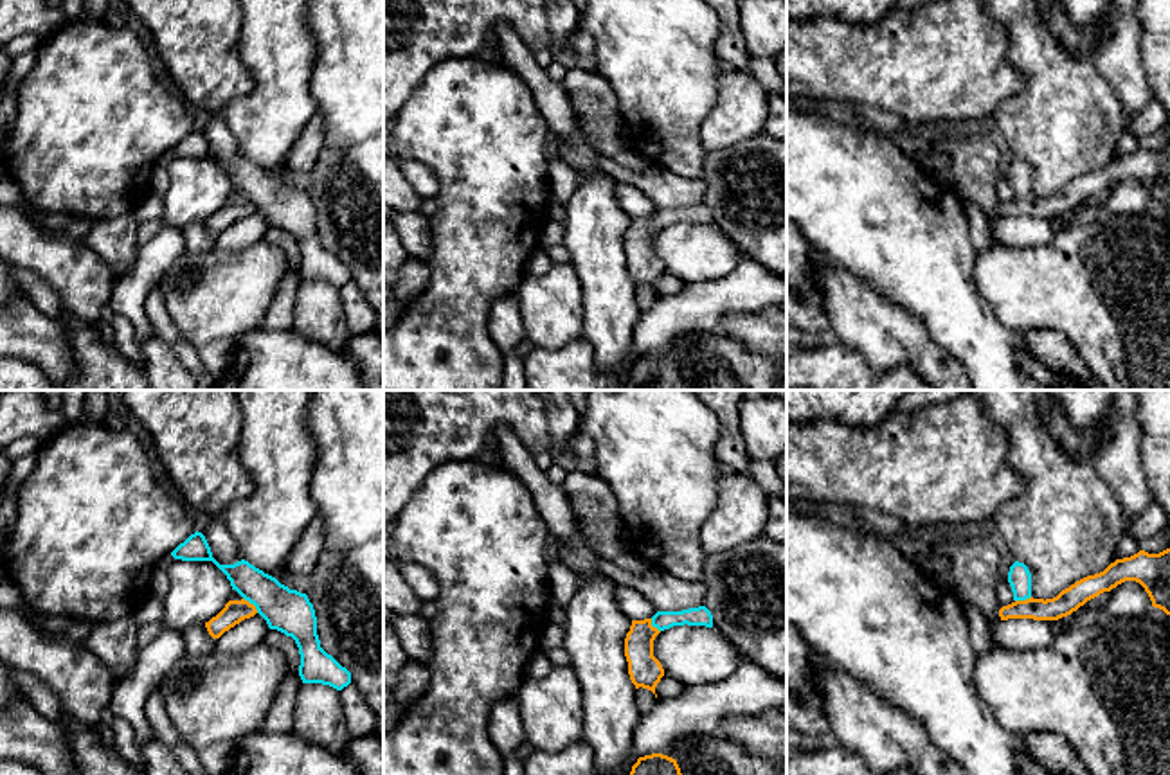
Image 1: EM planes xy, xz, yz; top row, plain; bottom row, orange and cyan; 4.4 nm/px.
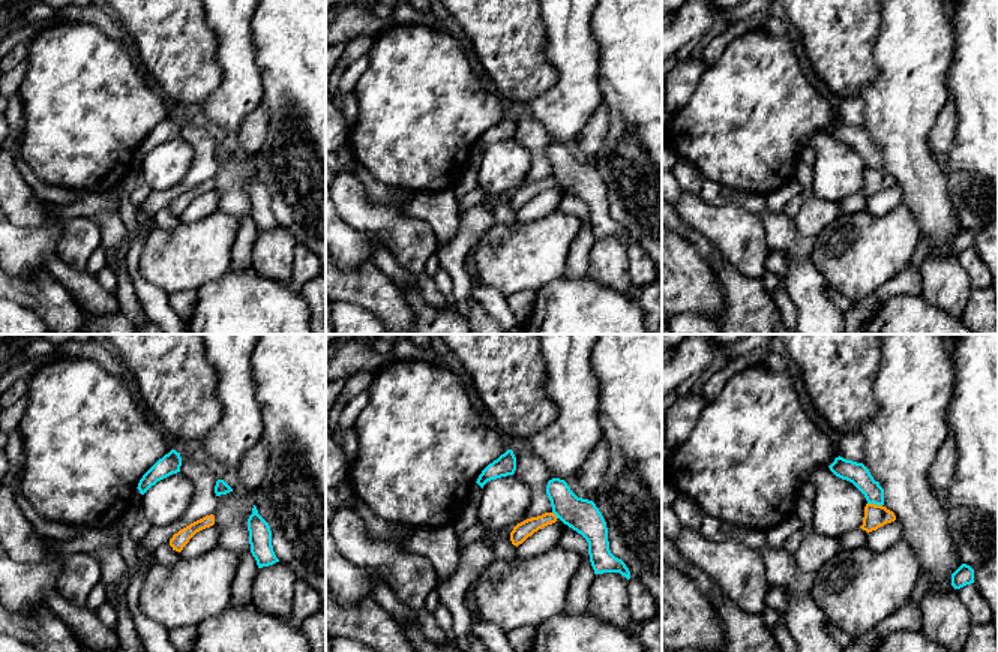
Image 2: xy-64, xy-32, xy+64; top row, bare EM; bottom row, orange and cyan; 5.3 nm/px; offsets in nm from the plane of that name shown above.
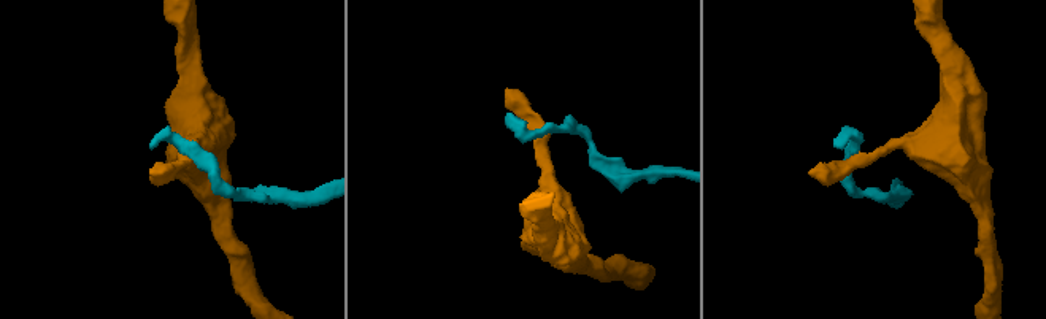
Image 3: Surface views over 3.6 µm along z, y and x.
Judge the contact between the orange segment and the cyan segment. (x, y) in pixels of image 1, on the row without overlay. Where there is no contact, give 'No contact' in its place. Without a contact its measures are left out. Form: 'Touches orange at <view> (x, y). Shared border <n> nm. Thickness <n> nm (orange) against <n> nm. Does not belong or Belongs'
Touches orange at xy (252, 202). Shared border 100 nm. Thickness 100 nm (orange) against 200 nm. Does not belong

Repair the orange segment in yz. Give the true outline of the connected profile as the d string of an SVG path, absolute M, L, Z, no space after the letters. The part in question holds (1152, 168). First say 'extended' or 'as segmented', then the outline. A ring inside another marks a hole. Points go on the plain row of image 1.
as segmented | M1166 146L1159 151L1139 147L1130 155L1116 156L1103 169L1076 178L1053 196L1030 194L1003 203L999 214L1001 218L1058 218L1125 178L1139 180L1148 191L1152 203L1170 212L1170 146Z

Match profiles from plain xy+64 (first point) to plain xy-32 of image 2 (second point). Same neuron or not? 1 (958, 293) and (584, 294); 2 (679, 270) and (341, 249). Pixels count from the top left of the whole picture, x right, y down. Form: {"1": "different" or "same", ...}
{"1": "different", "2": "different"}

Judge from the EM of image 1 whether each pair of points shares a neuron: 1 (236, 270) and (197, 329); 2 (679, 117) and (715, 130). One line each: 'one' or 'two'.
1: one
2: two

